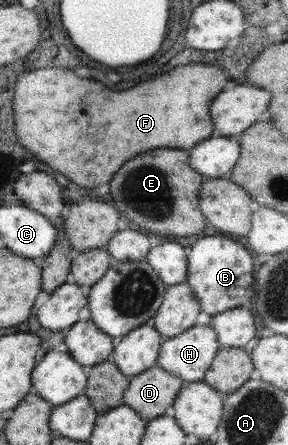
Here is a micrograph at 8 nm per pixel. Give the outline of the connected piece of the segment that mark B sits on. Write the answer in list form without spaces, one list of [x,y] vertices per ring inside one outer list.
[[[202,237],[186,250],[187,273],[185,282],[198,299],[201,311],[209,316],[230,311],[242,303],[250,302],[254,293],[252,257],[246,248],[236,241],[238,241],[237,238]]]

